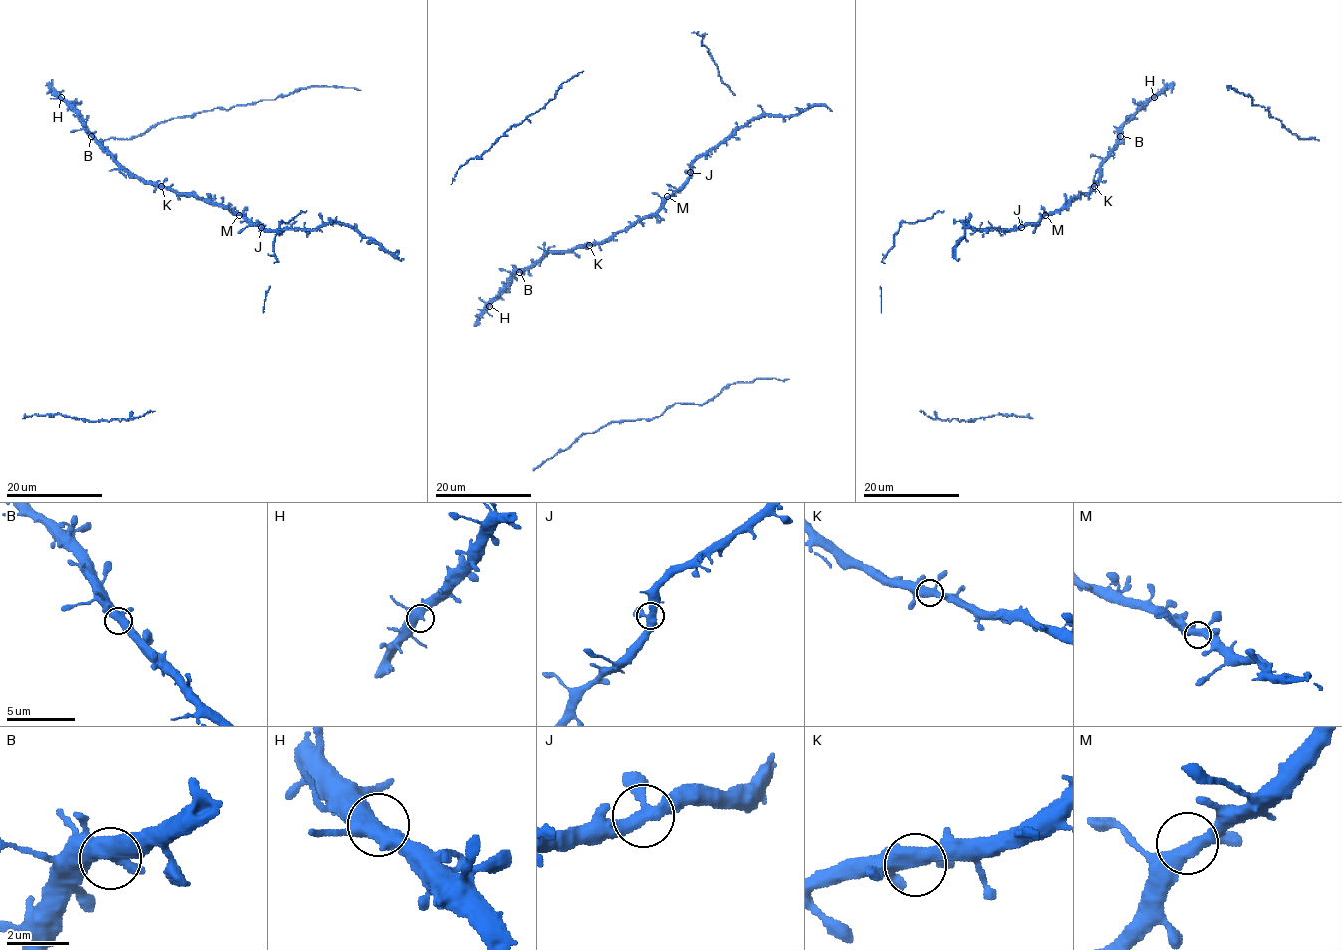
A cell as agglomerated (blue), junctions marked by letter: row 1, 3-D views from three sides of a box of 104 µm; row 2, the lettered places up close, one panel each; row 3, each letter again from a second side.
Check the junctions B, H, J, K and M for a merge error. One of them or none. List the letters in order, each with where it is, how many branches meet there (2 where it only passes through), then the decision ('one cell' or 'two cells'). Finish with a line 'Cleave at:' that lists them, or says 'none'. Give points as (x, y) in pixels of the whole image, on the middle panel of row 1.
B: place (519, 272); branches 3; one cell
H: place (489, 306); branches 3; one cell
J: place (690, 172); branches 3; one cell
K: place (589, 245); branches 3; one cell
M: place (667, 196); branches 3; one cell
Cleave at: none

